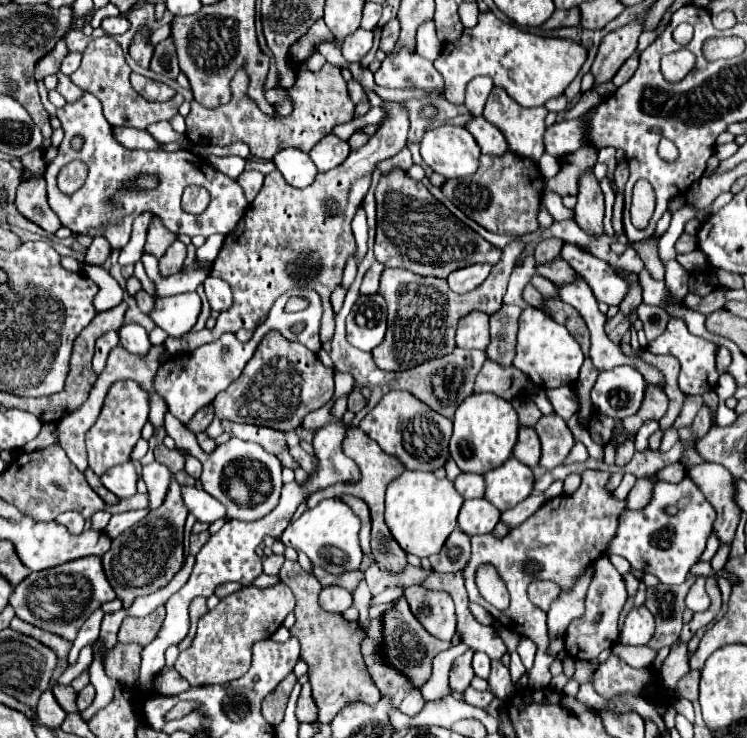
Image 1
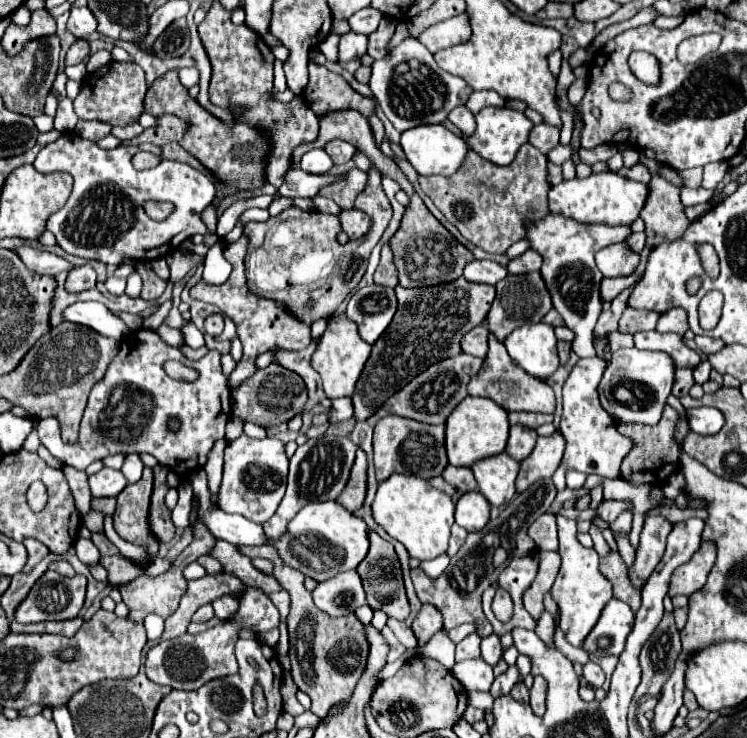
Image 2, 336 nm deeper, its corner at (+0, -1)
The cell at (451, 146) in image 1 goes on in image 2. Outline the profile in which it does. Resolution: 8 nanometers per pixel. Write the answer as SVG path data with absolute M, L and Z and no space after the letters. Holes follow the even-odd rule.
M428 124L428 126L418 126L412 130L402 132L400 138L400 146L406 152L408 162L416 168L418 174L422 176L432 176L432 174L440 174L440 176L452 176L464 162L466 152L468 152L468 144L456 136L452 130L444 128L442 124Z

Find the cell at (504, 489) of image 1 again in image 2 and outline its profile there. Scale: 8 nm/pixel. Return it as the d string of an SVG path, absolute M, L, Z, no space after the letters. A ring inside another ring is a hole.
M506 452L478 460L472 466L472 472L478 482L478 490L486 496L492 506L508 504L516 494L516 476L520 464L510 458Z

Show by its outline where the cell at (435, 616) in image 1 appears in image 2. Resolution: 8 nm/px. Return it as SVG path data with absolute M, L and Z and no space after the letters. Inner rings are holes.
M424 604L412 622L412 630L418 638L418 646L424 646L436 632L442 630L442 614L436 610L436 606Z

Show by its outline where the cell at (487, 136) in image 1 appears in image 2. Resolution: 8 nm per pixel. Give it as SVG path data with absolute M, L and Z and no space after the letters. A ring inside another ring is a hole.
M456 106L450 114L448 114L448 120L464 134L474 134L476 130L476 120L474 120L474 114L466 108L466 106Z

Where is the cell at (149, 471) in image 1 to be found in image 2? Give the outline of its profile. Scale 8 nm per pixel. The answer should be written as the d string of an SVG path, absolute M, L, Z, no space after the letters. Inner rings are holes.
M128 454L124 460L124 466L122 466L122 474L126 476L126 480L130 484L138 482L142 478L142 470L144 470L144 462L142 462L140 454Z

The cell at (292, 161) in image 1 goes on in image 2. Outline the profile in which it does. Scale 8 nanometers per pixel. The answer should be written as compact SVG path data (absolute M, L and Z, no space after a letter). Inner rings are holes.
M314 148L314 150L306 152L300 160L300 170L308 172L308 174L326 174L332 166L334 164L332 164L330 156L322 148Z

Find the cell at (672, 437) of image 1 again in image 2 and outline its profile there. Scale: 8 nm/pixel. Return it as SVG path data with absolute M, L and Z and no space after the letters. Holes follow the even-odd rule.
M624 510L624 512L610 524L610 530L612 530L612 532L630 532L630 524L632 524L632 512L630 512L630 510Z

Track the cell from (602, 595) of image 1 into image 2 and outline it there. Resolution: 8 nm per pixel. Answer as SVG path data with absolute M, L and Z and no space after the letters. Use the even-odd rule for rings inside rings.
M556 516L556 524L558 524L558 538L560 538L560 556L562 556L562 566L558 572L558 578L552 586L552 598L556 600L558 608L560 608L560 628L566 636L566 640L576 646L582 648L584 646L584 638L588 636L588 632L592 632L592 626L596 626L604 606L608 604L608 600L612 598L612 584L604 578L604 574L600 574L600 556L594 548L584 548L578 538L576 538L576 520L566 518L566 516Z

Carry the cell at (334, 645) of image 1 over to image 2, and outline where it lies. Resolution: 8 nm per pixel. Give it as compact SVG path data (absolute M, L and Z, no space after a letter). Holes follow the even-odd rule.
M244 546L240 548L242 554L250 558L266 558L274 564L274 578L284 586L284 590L290 594L290 614L286 618L288 624L288 636L290 636L290 660L292 660L292 678L296 686L306 692L312 700L310 712L314 712L318 718L324 718L328 710L348 700L356 688L356 682L360 680L364 668L366 668L366 656L368 656L368 642L364 638L364 626L354 614L346 614L340 618L332 618L318 610L312 602L312 594L304 588L304 574L300 570L294 570L290 566L284 566L280 562L280 556L272 546Z

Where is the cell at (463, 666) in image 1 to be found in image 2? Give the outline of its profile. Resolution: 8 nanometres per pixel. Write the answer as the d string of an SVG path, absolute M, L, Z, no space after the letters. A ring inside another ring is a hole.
M470 634L460 644L456 644L456 662L470 660L470 658L480 658L480 636L478 634Z

